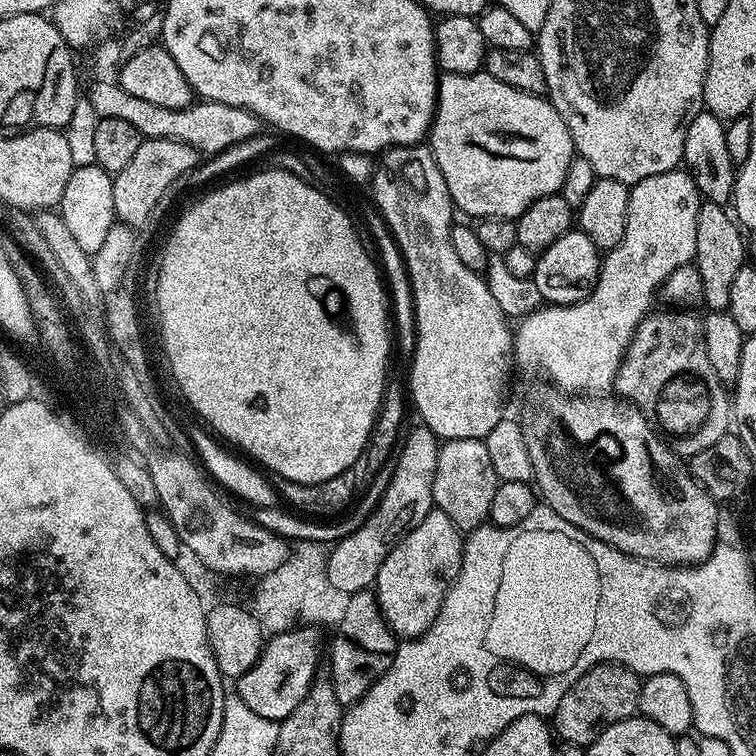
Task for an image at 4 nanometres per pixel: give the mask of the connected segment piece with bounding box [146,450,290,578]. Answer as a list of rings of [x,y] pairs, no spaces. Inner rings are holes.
[[[173,450],[154,451],[158,452],[149,454],[148,460],[146,459],[146,467],[150,478],[154,478],[154,490],[158,490],[159,507],[168,515],[170,522],[174,522],[174,530],[178,530],[180,542],[190,546],[209,571],[213,574],[221,572],[224,576],[261,578],[288,561],[290,557],[289,541],[264,529],[247,515],[244,517],[242,513],[235,512],[226,501],[220,500],[219,494],[214,490],[216,488],[210,483],[209,477],[198,467],[196,460],[184,458]]]

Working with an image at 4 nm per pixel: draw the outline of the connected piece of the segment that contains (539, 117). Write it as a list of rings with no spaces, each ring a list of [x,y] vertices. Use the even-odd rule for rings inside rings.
[[[483,70],[470,74],[444,74],[439,77],[436,86],[436,113],[432,115],[432,127],[426,140],[431,147],[432,156],[438,162],[438,170],[442,170],[442,178],[446,178],[446,190],[450,194],[453,205],[459,211],[461,208],[468,216],[476,216],[475,218],[501,216],[507,220],[515,220],[531,204],[538,202],[538,198],[557,195],[566,178],[566,170],[570,170],[570,162],[574,155],[570,130],[551,100],[544,96],[526,94],[522,90],[514,90],[514,86],[506,86],[506,82],[498,82],[498,78],[494,78],[489,72]]]

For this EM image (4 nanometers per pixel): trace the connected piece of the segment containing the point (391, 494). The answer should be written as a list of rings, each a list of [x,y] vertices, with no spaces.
[[[417,426],[408,437],[402,440],[402,447],[398,454],[398,466],[394,466],[394,474],[390,478],[390,486],[386,486],[386,494],[378,502],[378,506],[366,518],[366,522],[356,532],[331,545],[328,553],[326,574],[330,583],[338,590],[348,593],[362,592],[371,589],[376,582],[376,575],[386,562],[386,554],[394,550],[394,546],[426,514],[431,512],[432,491],[434,490],[434,474],[438,470],[438,454],[441,441],[430,429]]]

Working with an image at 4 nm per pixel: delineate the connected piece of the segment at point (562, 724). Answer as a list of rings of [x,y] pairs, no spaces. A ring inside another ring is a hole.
[[[595,664],[589,672],[582,674],[582,678],[573,682],[566,694],[560,696],[554,713],[555,735],[575,744],[587,746],[594,743],[614,722],[637,715],[641,683],[641,677],[621,664]]]

